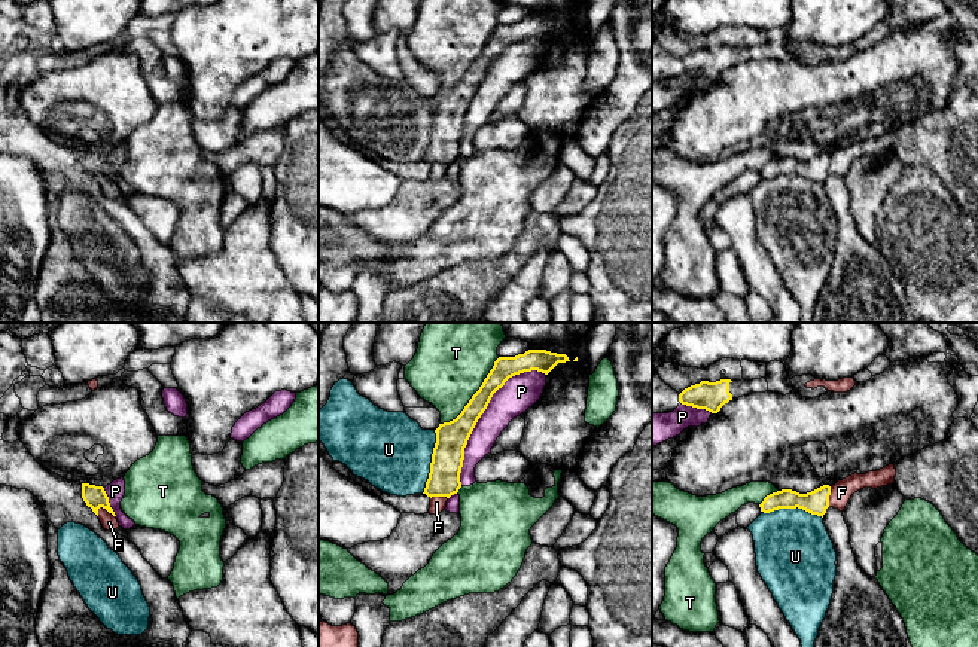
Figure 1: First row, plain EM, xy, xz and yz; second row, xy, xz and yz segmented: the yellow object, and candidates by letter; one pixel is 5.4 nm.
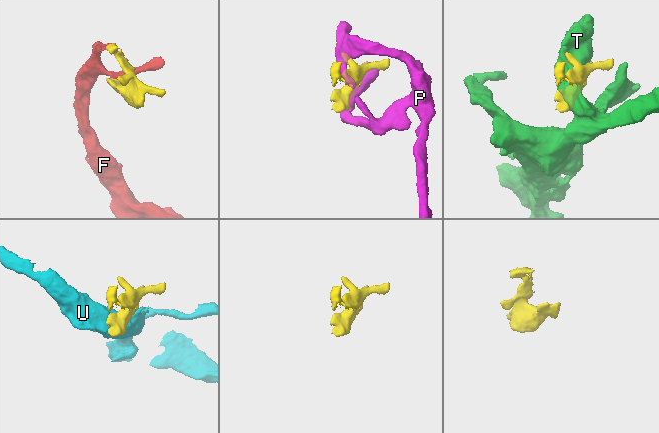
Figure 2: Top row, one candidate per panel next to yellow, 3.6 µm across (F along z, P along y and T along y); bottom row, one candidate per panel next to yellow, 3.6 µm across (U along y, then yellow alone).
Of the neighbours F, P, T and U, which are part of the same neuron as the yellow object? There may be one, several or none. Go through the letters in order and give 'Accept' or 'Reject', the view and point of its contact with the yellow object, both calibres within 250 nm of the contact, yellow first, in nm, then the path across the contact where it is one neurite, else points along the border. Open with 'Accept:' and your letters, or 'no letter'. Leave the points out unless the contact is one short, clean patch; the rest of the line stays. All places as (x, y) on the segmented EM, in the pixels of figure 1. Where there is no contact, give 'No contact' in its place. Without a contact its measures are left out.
Accept: no letter
F: Reject. Touches yellow at xy (106, 509). Thickness 120 nm (yellow) against 90 nm. Boundary: xy (97, 509), (103, 507), (115, 516)
P: Reject. Touches yellow at xz (481, 414). Thickness 180 nm (yellow) against 190 nm
T: Reject. Touches yellow at xz (474, 394). Thickness 160 nm (yellow) against 420 nm
U: Reject. Touches yellow at xz (432, 461). Thickness 180 nm (yellow) against 420 nm

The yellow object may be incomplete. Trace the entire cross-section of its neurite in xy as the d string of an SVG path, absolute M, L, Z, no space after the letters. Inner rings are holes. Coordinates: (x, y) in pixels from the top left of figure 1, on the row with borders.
M82 483L82 498L86 503L86 506L91 507L97 516L98 516L100 507L106 509L109 513L116 516L113 509L110 507L109 497L103 486Z

